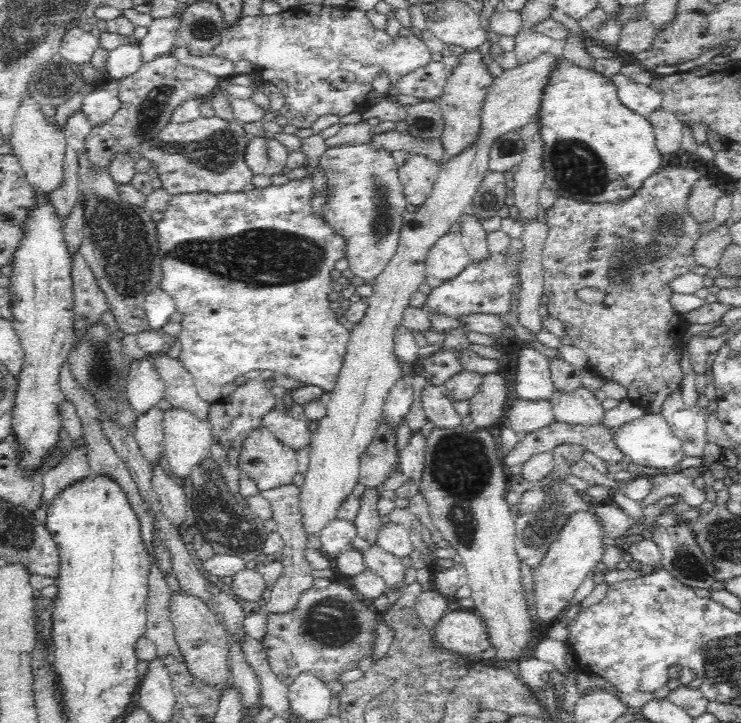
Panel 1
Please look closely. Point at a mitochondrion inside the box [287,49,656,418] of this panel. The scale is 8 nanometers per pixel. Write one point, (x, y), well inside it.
(576, 169)

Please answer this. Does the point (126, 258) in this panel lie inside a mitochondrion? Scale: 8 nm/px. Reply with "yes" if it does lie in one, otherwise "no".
yes

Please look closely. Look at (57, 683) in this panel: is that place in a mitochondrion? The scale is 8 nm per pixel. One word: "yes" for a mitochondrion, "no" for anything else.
no

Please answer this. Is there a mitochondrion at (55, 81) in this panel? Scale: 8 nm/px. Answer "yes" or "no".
yes

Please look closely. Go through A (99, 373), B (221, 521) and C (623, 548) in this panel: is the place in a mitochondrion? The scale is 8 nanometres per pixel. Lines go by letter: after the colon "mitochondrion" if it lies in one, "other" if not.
A: mitochondrion
B: mitochondrion
C: other

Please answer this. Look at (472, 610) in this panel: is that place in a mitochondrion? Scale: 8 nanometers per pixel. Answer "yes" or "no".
no

